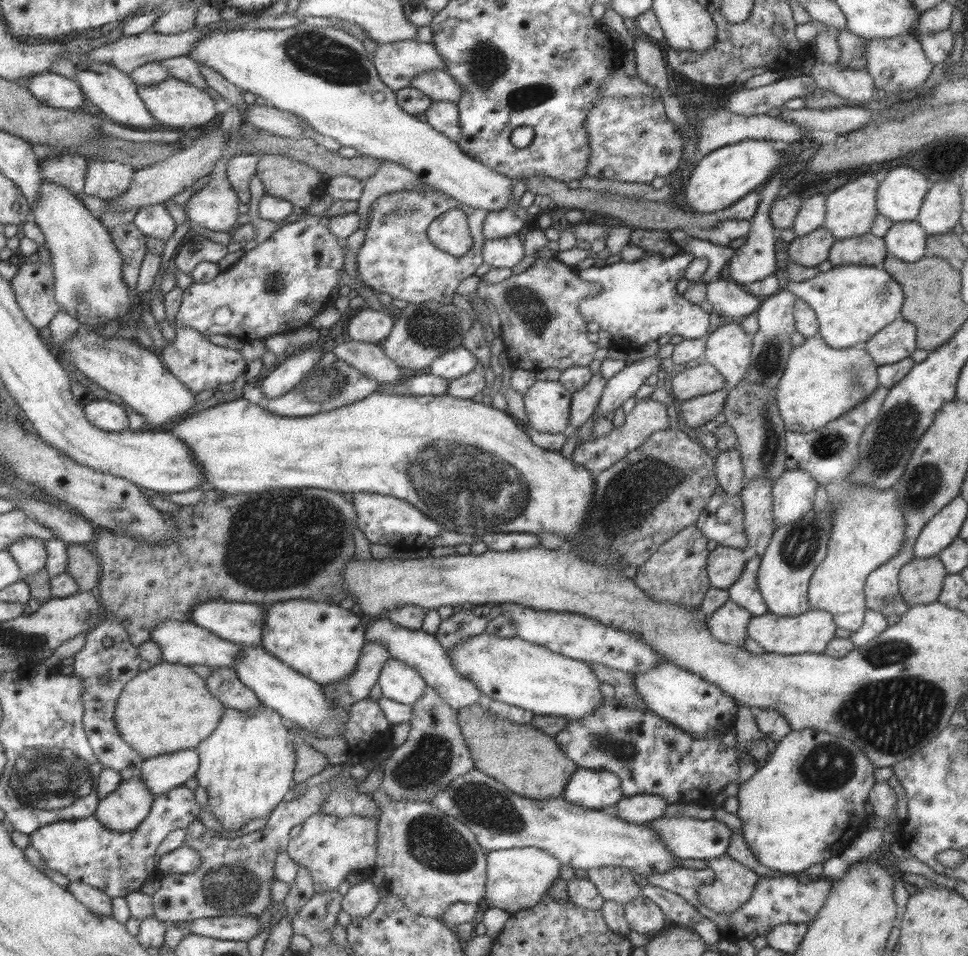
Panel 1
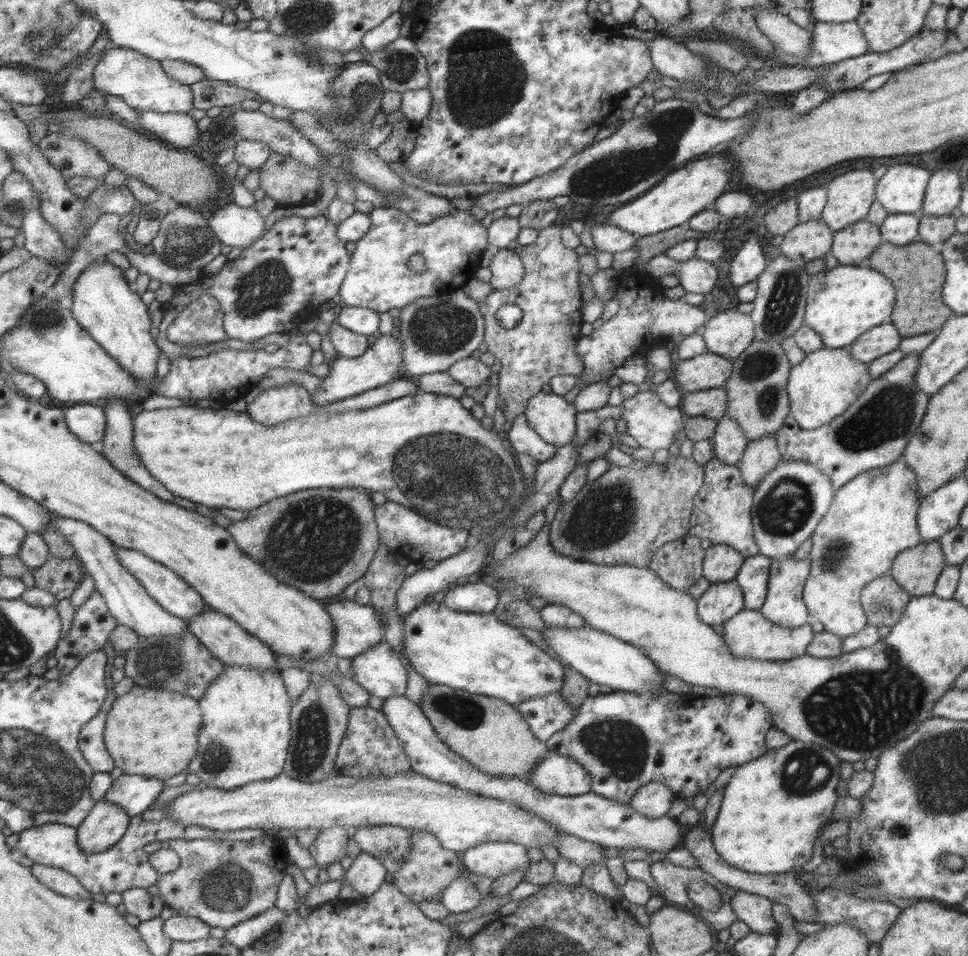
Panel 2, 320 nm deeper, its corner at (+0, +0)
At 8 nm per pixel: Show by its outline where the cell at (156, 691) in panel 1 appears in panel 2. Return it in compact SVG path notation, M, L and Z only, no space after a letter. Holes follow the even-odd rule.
M134 685L128 693L118 697L109 713L104 734L107 750L123 774L142 774L149 778L164 781L175 776L175 774L179 774L179 772L187 771L189 763L196 757L197 733L200 732L202 724L200 720L201 710L195 698L172 690Z

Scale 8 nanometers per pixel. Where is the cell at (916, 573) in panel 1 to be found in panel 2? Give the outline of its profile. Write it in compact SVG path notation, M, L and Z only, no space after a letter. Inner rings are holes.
M938 541L919 542L917 546L901 550L890 568L890 575L911 597L932 594L945 560Z

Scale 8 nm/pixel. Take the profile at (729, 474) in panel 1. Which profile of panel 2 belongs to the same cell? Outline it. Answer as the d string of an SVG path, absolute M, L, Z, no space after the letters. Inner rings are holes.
M727 414L718 418L716 421L717 424L715 425L714 433L711 438L709 438L712 443L714 457L717 460L720 460L723 464L737 465L739 459L742 457L746 444L748 443L745 433L741 430L737 421Z

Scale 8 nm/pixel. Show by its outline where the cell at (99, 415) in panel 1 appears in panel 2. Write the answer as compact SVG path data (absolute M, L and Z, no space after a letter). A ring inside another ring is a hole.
M76 403L72 407L66 408L65 416L68 428L83 442L97 447L105 438L107 415L103 407Z

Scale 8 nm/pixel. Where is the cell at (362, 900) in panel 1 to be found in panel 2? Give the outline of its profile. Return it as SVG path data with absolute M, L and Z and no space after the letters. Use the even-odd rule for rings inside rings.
M360 852L349 868L344 871L344 878L356 893L367 896L379 889L385 880L385 867L370 854Z

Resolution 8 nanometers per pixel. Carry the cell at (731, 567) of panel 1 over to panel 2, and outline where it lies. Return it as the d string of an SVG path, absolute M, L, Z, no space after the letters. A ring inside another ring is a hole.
M712 544L704 550L702 577L710 583L733 581L744 557L725 544Z

